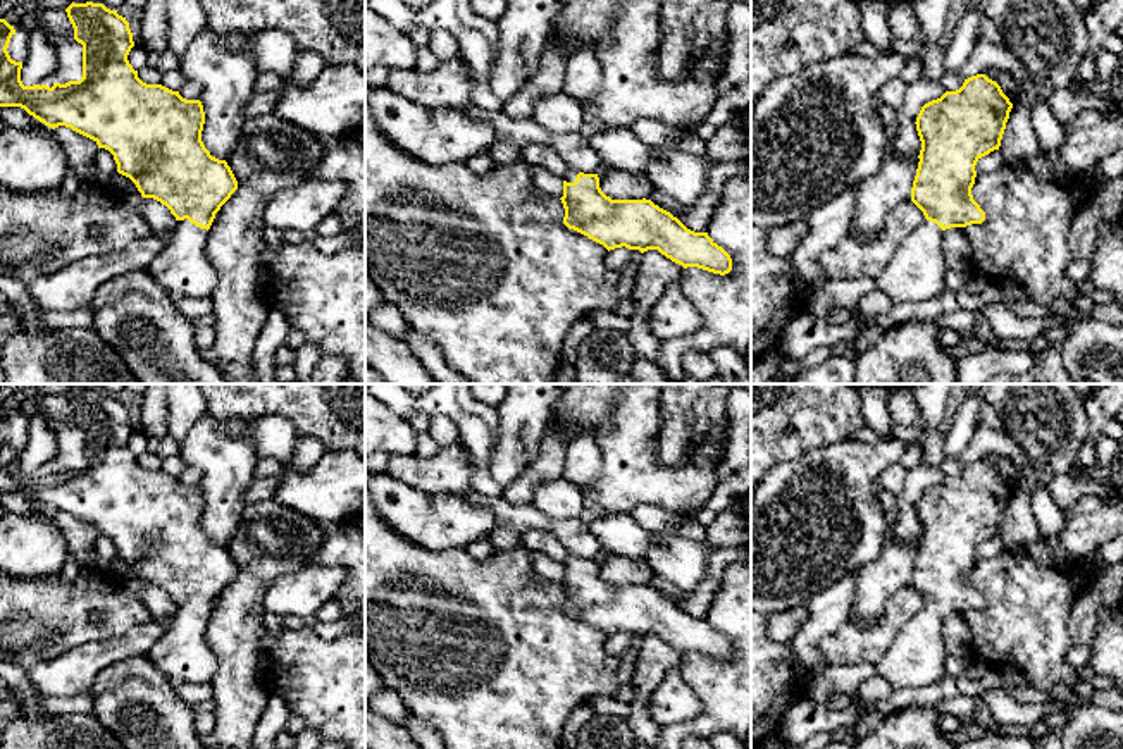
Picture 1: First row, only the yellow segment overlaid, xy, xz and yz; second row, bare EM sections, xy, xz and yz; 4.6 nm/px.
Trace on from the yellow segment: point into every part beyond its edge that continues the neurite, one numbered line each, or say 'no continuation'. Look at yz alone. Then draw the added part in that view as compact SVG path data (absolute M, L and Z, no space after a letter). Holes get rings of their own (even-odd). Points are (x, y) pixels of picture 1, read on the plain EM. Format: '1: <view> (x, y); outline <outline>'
1: yz (917, 658); outline M930 606L901 630L890 651L877 666L894 689L920 689L946 675L947 647L942 635L944 616Z

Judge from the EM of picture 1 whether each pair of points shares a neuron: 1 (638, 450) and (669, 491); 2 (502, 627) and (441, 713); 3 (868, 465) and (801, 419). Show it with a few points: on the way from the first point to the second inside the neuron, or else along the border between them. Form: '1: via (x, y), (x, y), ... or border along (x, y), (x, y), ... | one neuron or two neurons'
1: via (638, 460), (658, 481) | one neuron
2: via (486, 648), (486, 668), (462, 693) | one neuron
3: border along (851, 438), (812, 448), (796, 457) | two neurons

